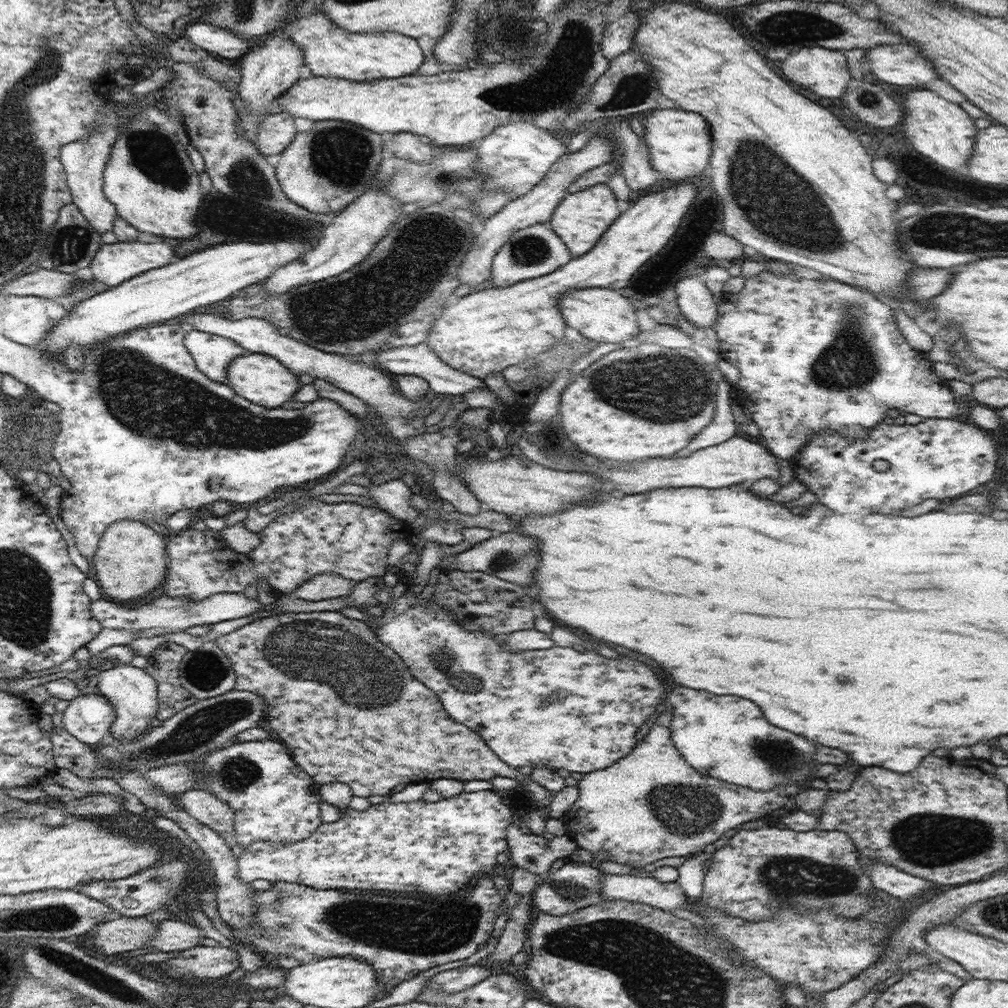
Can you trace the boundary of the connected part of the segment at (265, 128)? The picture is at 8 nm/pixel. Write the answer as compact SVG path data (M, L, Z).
M290 113L269 114L259 122L257 148L264 156L281 154L293 142L296 133Z

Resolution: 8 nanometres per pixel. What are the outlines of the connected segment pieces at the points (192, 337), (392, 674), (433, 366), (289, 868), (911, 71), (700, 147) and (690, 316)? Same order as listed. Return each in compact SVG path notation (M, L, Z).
M187 329L184 344L195 360L195 366L210 380L227 384L227 368L233 358L247 354L233 340L225 336Z
M321 610L320 613L277 613L270 615L268 618L256 620L232 631L226 635L221 635L214 640L222 649L222 652L230 659L234 672L236 673L236 682L234 690L242 690L256 694L265 701L265 718L270 724L270 728L278 733L285 746L290 749L292 758L298 766L302 767L316 782L318 786L322 784L330 784L332 782L341 782L351 788L356 796L364 798L379 794L384 796L394 792L394 788L398 784L410 783L426 783L439 778L452 778L462 780L464 783L469 780L490 780L494 777L505 776L514 778L519 781L525 790L531 791L540 803L540 811L550 806L552 794L530 779L529 775L524 775L518 771L518 768L510 768L509 764L502 762L482 740L480 734L472 732L473 729L468 728L465 724L460 724L456 720L452 720L446 710L442 708L438 696L434 691L430 690L423 682L420 682L410 672L405 662L390 648L384 644L377 634L363 621L352 621L338 612L331 610Z
M427 341L421 342L416 346L397 346L396 348L383 348L376 354L376 366L384 369L386 372L394 373L396 375L408 374L414 375L429 382L431 388L431 395L442 396L444 398L460 397L471 390L477 388L487 388L484 379L473 377L471 374L461 370L456 370L452 366L448 366L445 362L440 360L440 357L432 350Z
M488 788L476 792L462 791L462 794L458 794L454 798L442 798L440 802L424 802L424 800L417 800L416 802L386 801L379 804L371 804L364 811L358 811L348 806L342 810L341 817L336 822L323 822L312 835L298 842L287 842L287 844L270 842L269 840L257 840L253 842L250 846L245 847L237 859L237 869L239 878L248 883L258 880L258 878L263 878L272 883L277 883L278 881L302 883L318 890L343 889L362 891L366 890L366 888L380 888L380 890L418 890L418 892L446 894L446 896L458 895L463 890L468 890L470 886L474 886L478 877L492 874L492 869L497 864L496 856L500 852L508 852L506 830L508 830L508 825L512 823L510 820L512 820L512 810L510 807L504 804L502 798L496 793L496 790Z
M910 44L874 46L865 56L874 76L888 84L919 87L932 80L940 80L932 64L916 46Z
M655 108L643 118L645 143L649 149L651 165L660 177L683 183L688 178L708 172L712 138L706 120L700 114L676 108Z
M697 275L680 279L678 286L675 286L677 295L677 309L692 324L698 328L714 326L718 315L719 305L714 300L713 292L698 280Z

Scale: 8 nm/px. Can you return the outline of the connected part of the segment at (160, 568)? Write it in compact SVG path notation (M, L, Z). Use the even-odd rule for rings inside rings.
M124 519L109 524L97 544L92 564L102 595L126 604L161 589L168 574L166 552L164 537L142 521Z

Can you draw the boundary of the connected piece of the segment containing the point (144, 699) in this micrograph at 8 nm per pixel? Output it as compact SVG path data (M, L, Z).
M119 662L113 668L99 671L97 677L98 693L106 697L116 711L117 717L110 727L110 735L114 735L119 743L127 743L135 741L152 728L148 723L156 716L158 710L157 682L145 669Z

